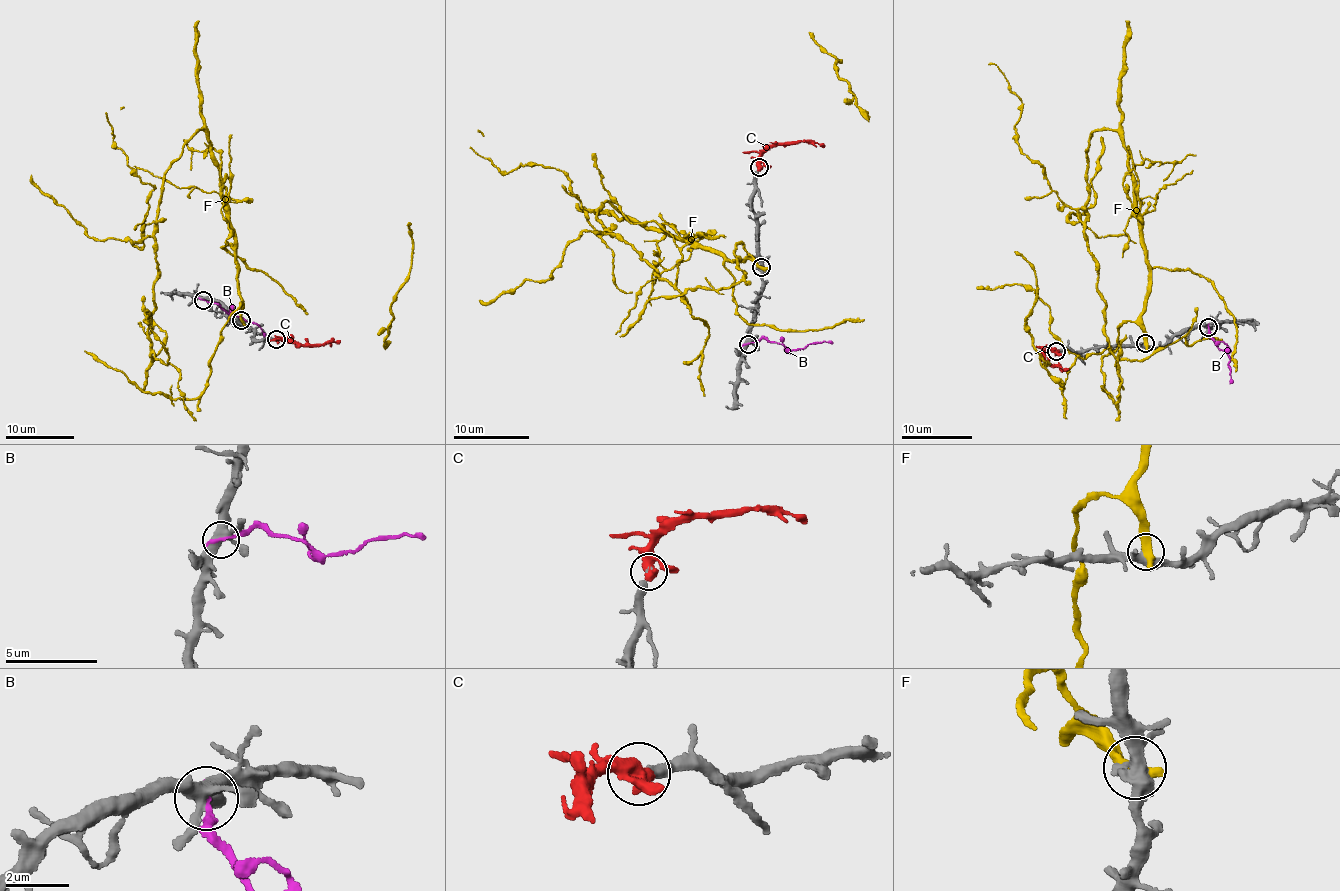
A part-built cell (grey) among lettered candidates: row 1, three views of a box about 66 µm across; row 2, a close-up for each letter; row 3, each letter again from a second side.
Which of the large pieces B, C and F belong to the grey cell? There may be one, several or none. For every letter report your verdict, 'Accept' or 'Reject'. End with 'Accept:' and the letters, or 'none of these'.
B: Reject
C: Accept
F: Reject
Accept: C

